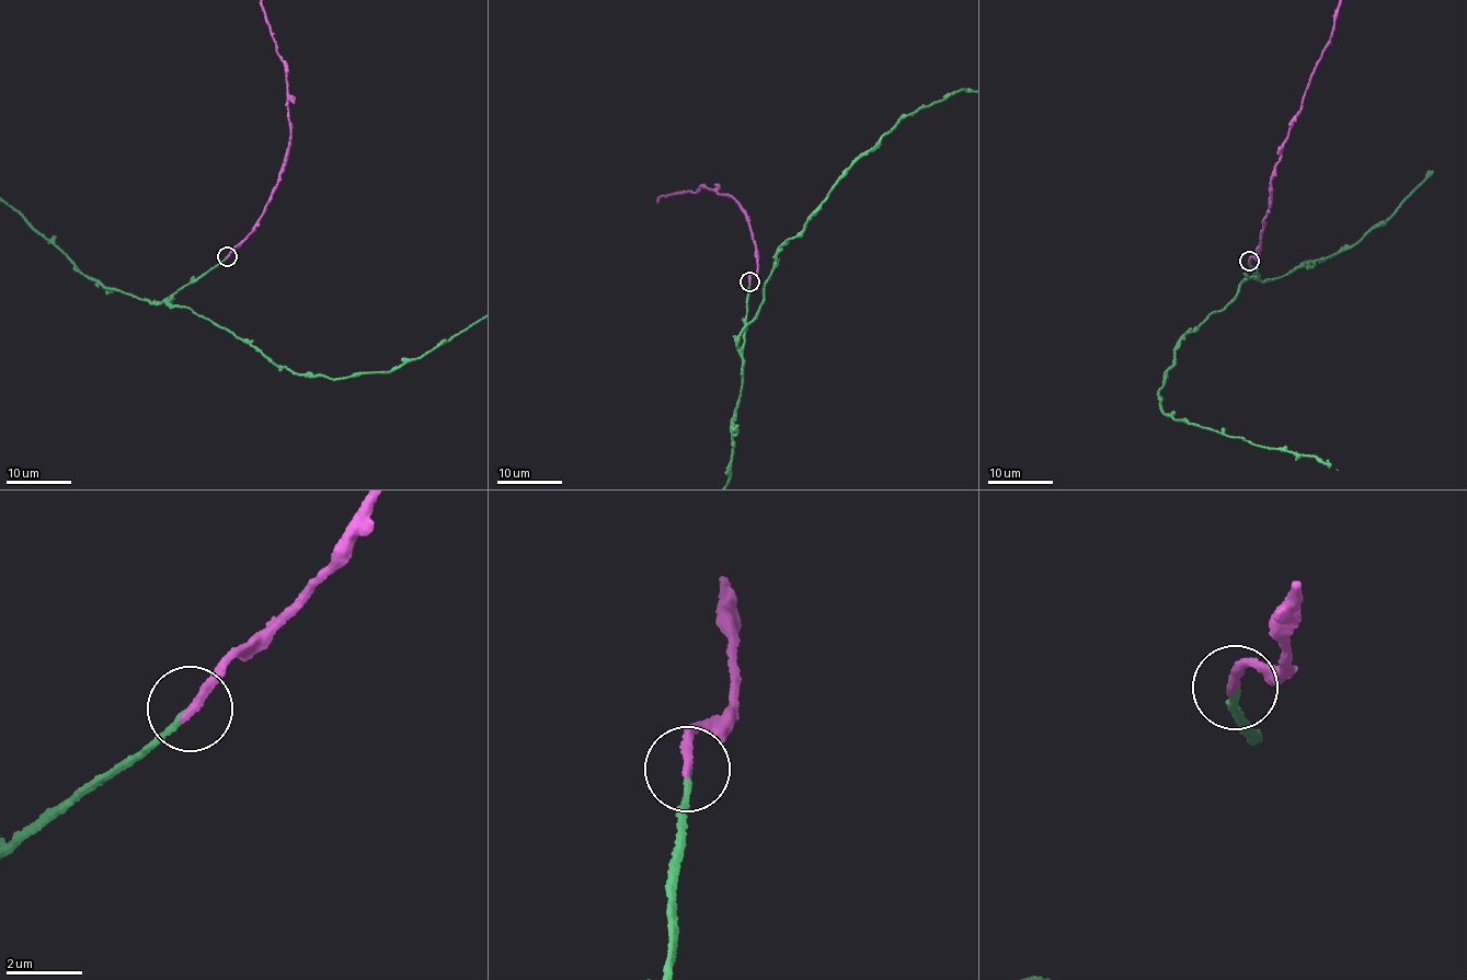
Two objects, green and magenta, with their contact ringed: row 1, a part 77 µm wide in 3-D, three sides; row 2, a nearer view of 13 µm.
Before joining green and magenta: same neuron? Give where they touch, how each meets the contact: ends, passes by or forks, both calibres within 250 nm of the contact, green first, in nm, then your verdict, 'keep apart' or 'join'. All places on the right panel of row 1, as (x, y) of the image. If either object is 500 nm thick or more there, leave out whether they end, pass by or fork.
(1249, 261) | green ends | magenta ends | 140/240 nm | join

